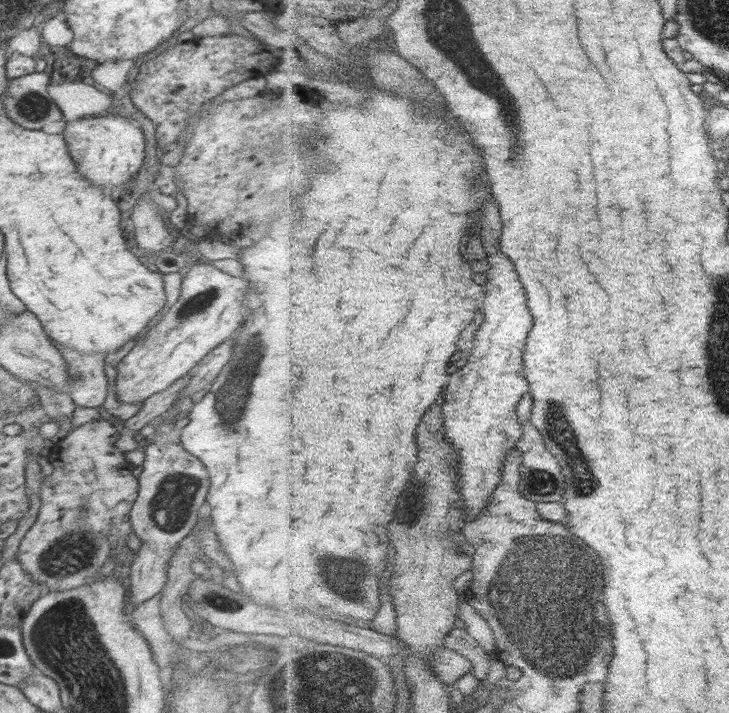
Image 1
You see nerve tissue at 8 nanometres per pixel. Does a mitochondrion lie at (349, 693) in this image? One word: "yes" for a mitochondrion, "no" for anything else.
yes

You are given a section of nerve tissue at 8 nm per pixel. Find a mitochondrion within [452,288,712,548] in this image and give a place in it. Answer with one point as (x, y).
(560, 423)

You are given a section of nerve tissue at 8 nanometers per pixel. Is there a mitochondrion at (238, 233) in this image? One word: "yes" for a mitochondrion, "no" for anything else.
no

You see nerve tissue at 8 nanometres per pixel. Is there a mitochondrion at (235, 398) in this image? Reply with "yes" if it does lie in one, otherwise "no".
yes

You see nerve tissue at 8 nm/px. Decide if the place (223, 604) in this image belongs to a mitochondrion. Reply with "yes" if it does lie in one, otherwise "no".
no

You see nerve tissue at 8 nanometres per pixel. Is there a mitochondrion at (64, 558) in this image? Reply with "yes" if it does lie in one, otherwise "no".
yes

